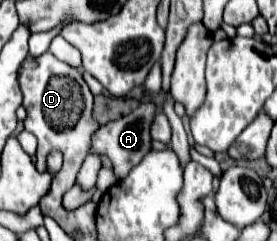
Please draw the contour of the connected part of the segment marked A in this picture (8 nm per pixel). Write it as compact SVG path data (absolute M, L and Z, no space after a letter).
M144 102L140 108L132 110L128 116L122 116L118 120L112 120L104 124L96 136L90 152L98 152L100 156L108 156L114 164L114 172L124 178L150 150L152 150L152 136L150 136L150 126L154 122L158 106L154 102Z

